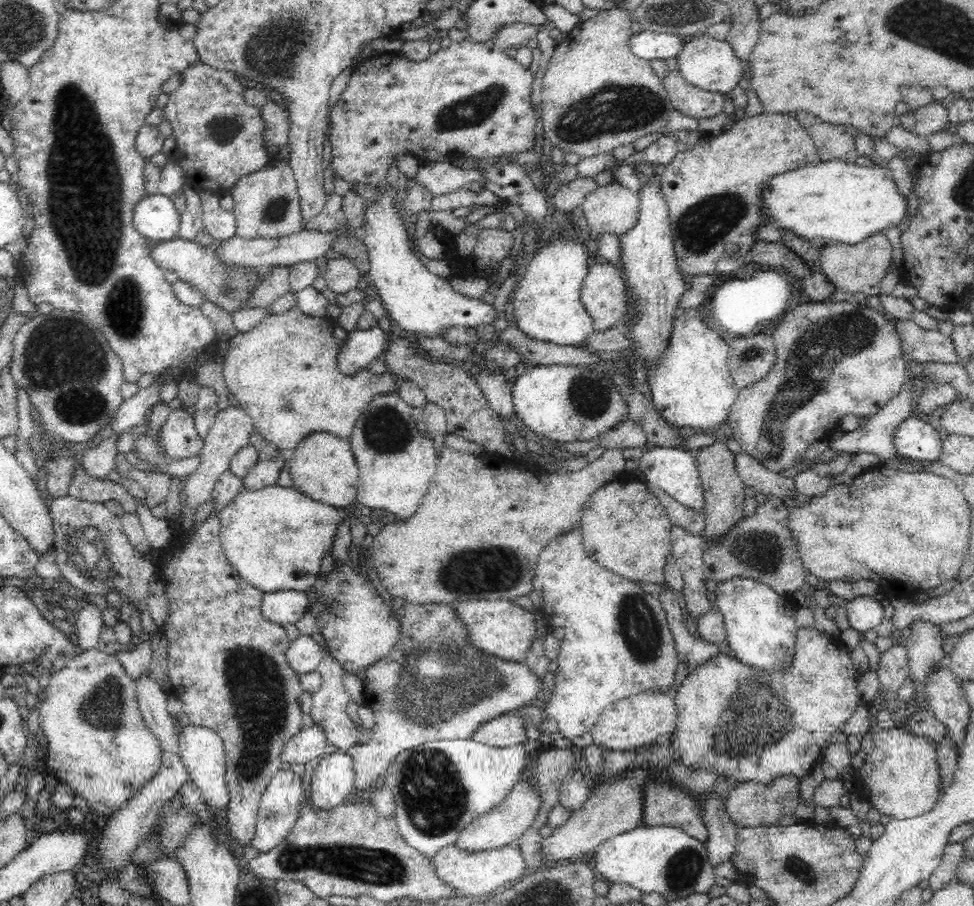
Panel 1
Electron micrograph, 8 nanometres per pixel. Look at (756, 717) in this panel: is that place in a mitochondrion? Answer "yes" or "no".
yes

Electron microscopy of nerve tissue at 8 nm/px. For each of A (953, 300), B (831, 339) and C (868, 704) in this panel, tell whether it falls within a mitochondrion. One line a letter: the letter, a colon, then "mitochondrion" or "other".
A: other
B: mitochondrion
C: other

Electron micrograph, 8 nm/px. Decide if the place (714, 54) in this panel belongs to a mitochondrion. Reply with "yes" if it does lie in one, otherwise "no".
no

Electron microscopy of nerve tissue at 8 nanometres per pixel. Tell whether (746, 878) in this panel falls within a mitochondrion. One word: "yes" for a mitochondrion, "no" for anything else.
no

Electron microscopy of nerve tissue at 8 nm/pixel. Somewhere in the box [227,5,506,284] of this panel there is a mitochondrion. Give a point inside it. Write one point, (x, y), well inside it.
(272, 53)

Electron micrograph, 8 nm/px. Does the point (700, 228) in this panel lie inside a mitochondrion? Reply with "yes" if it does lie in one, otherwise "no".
yes

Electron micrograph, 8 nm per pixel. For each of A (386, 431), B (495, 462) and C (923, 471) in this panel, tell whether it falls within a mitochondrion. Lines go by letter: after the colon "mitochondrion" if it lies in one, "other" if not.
A: mitochondrion
B: other
C: other

